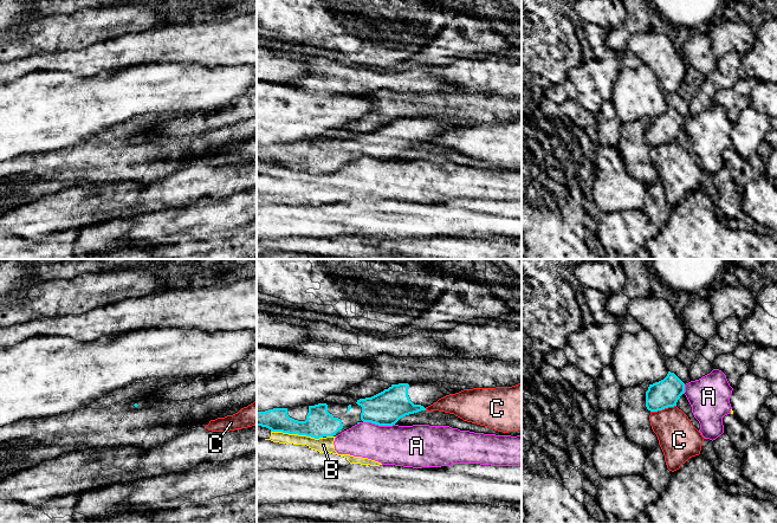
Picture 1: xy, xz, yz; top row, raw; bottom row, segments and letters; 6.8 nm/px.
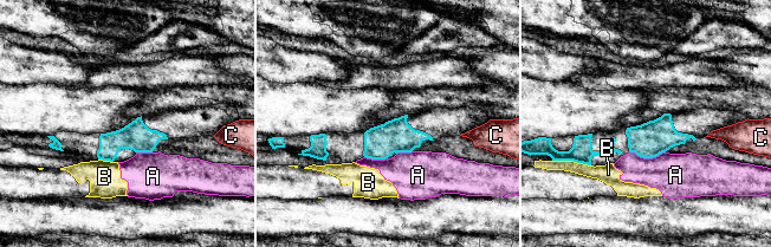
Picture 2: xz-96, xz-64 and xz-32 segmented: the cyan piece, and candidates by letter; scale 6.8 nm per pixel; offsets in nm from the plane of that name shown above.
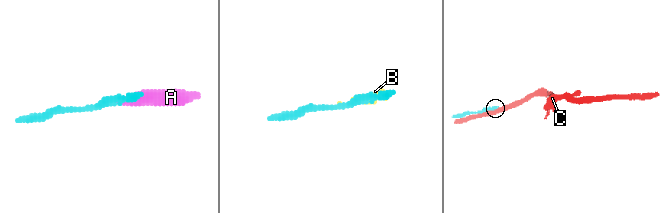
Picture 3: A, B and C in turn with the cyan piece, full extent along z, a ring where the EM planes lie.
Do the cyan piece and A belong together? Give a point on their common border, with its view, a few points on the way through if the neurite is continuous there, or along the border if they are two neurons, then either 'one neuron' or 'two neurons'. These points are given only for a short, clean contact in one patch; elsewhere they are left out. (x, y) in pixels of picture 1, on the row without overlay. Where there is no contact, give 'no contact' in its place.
contact xz (379, 160); two neurons

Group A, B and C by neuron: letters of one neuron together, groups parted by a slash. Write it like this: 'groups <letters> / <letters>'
groups A B / C

